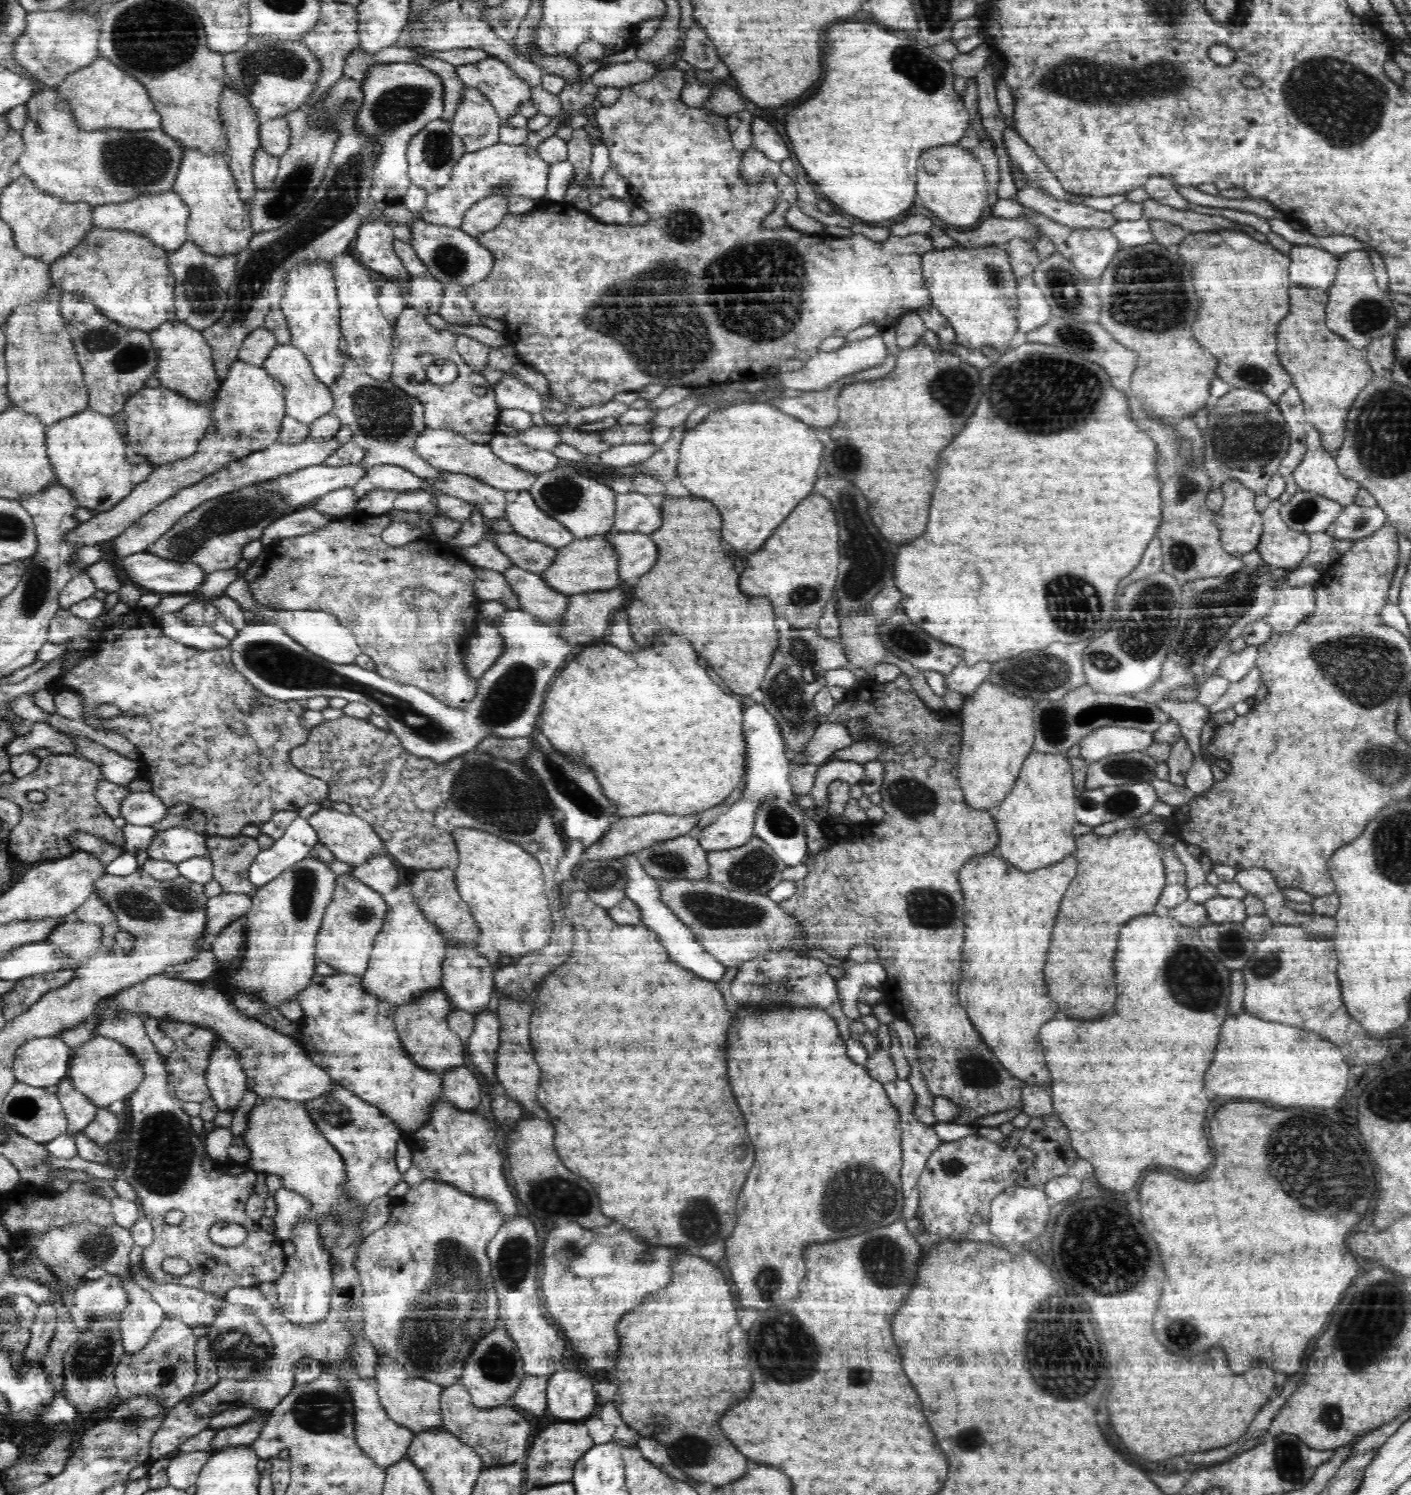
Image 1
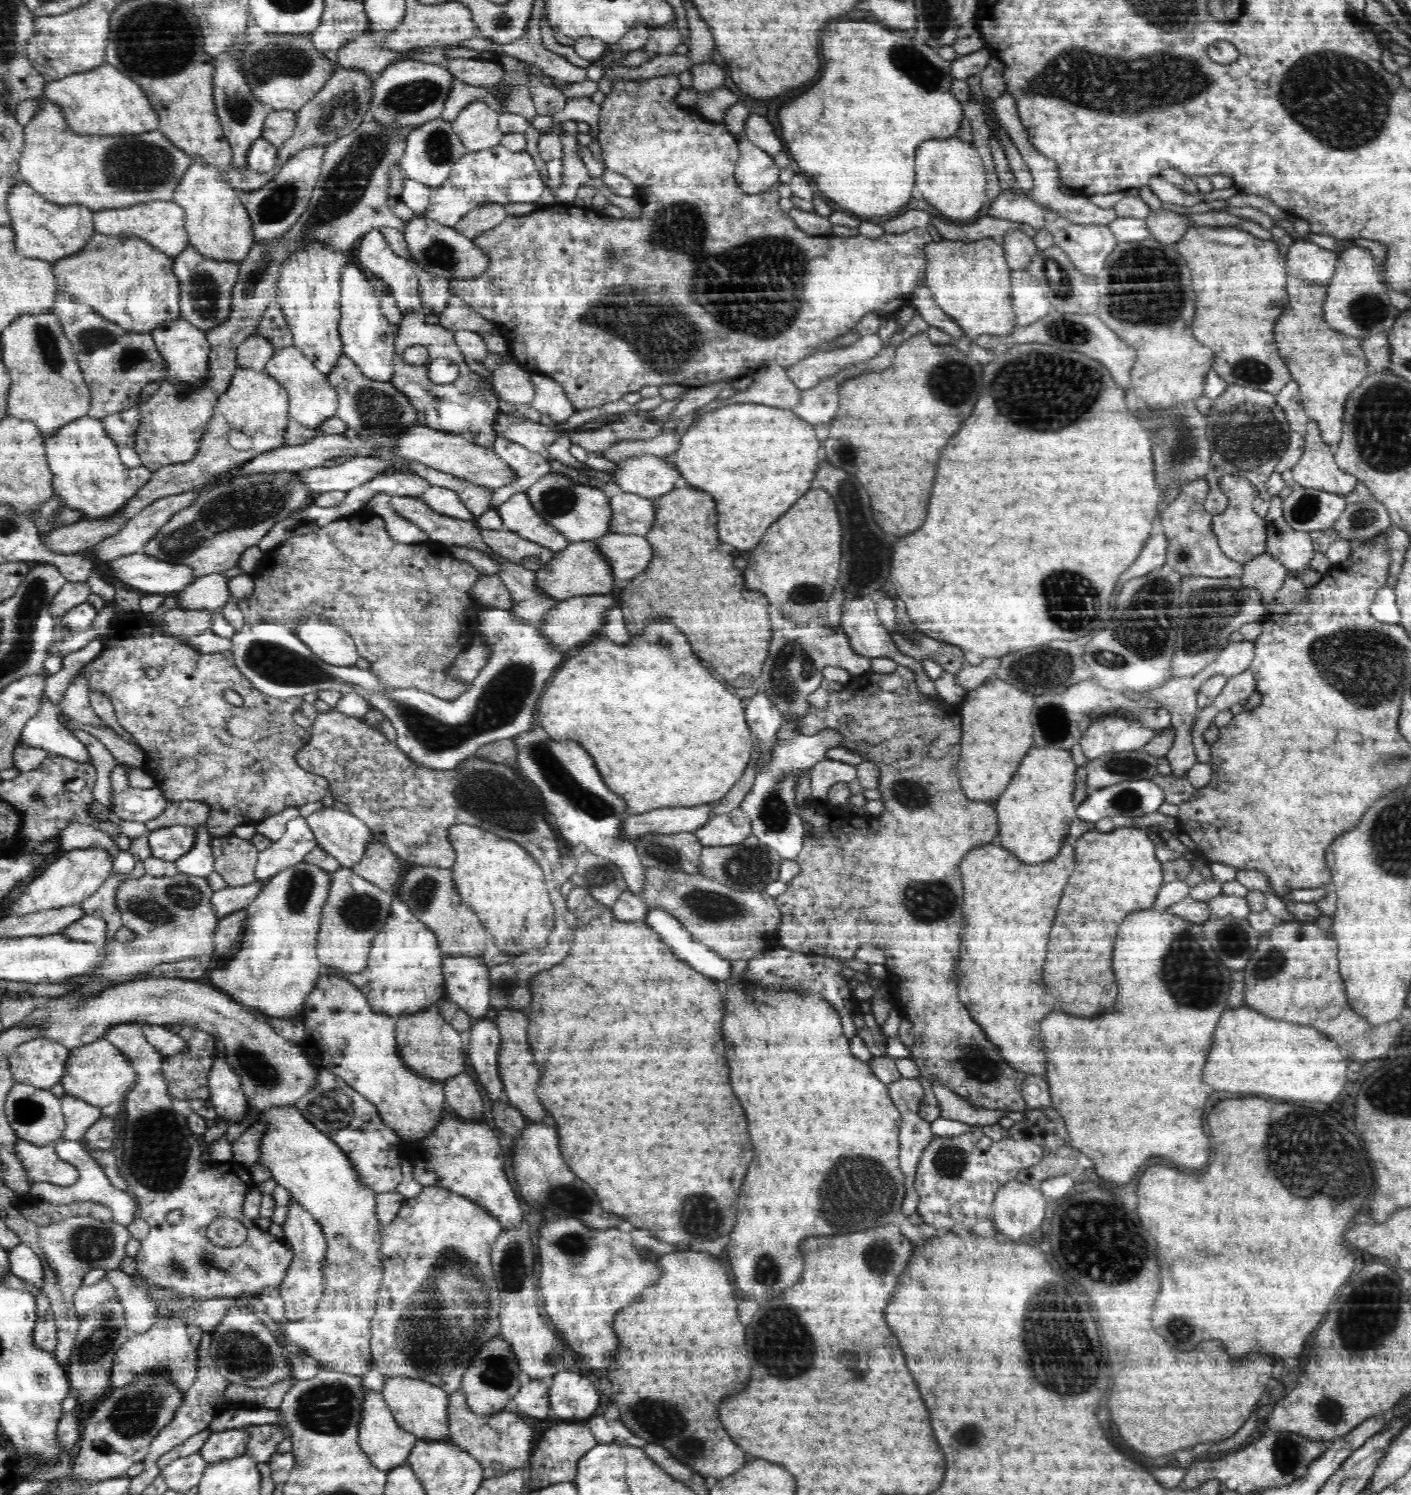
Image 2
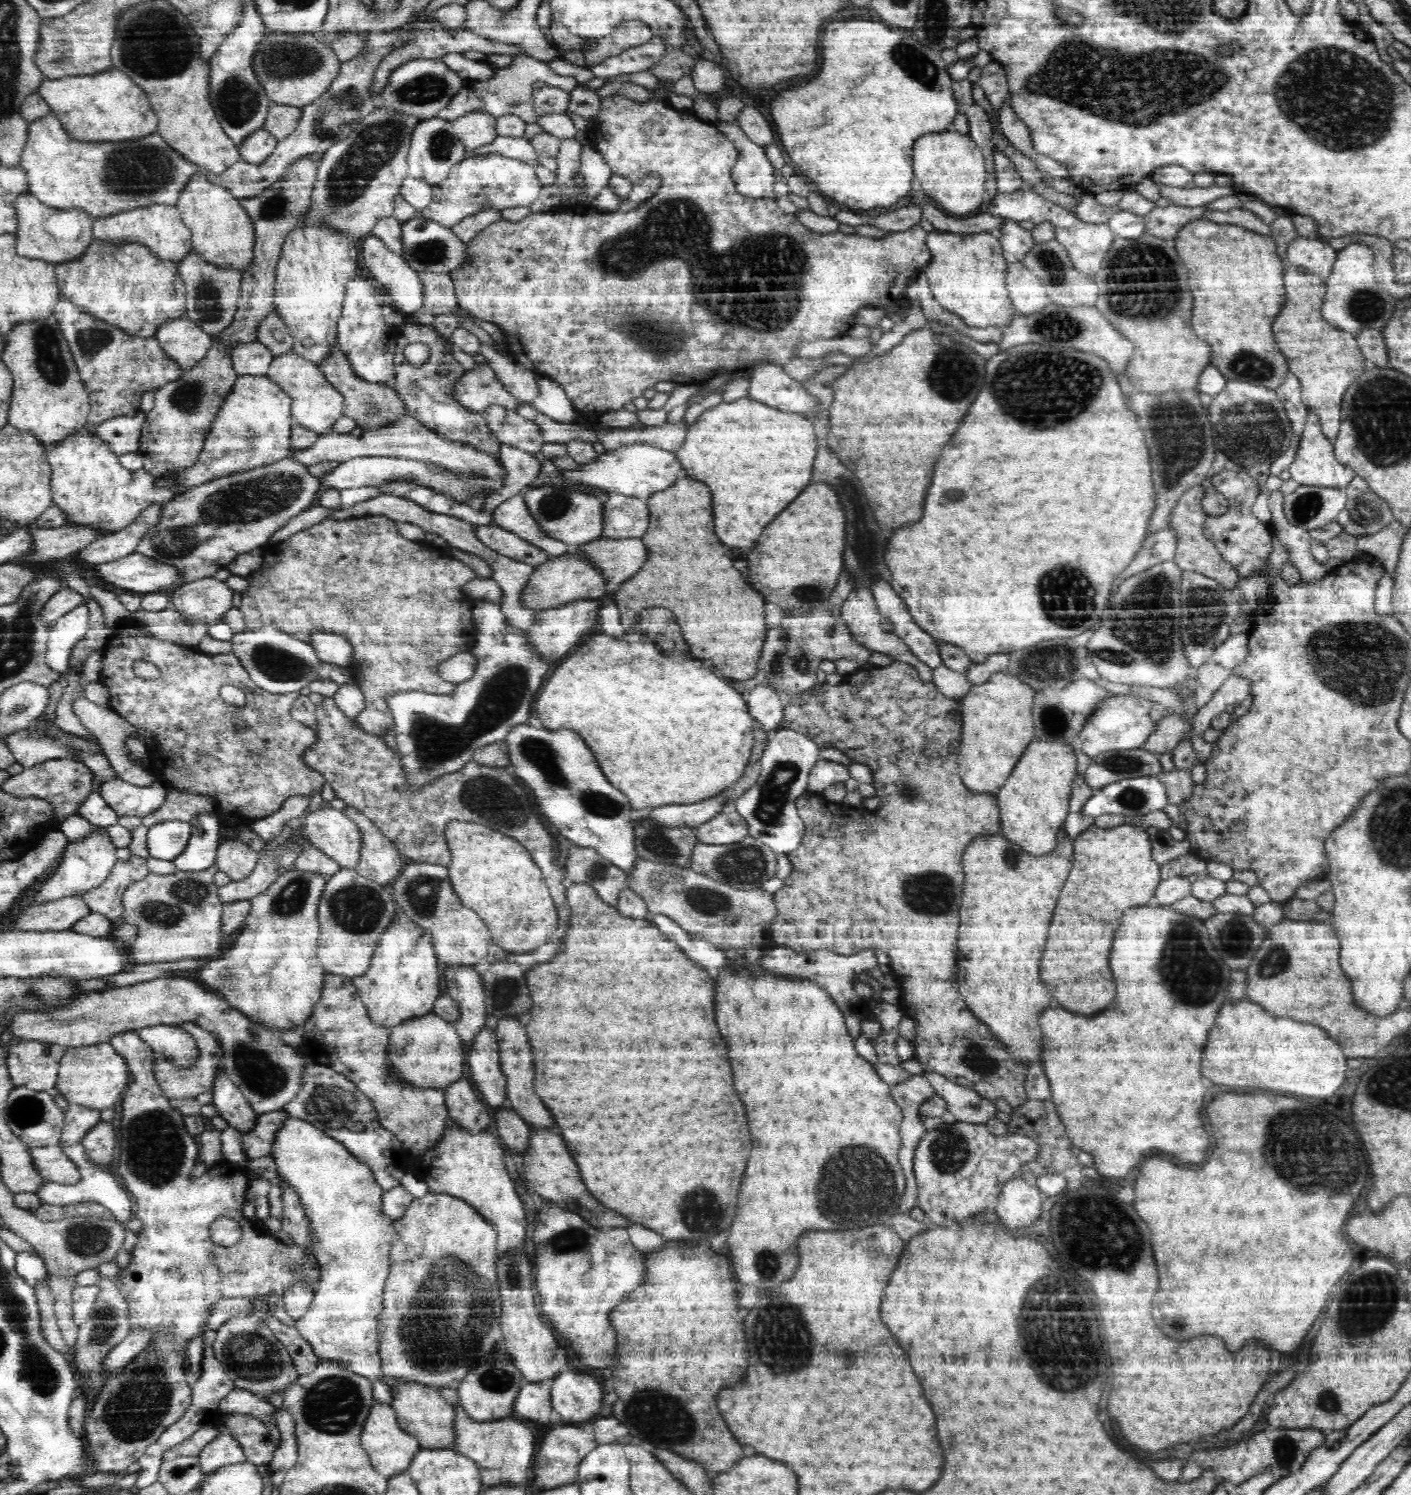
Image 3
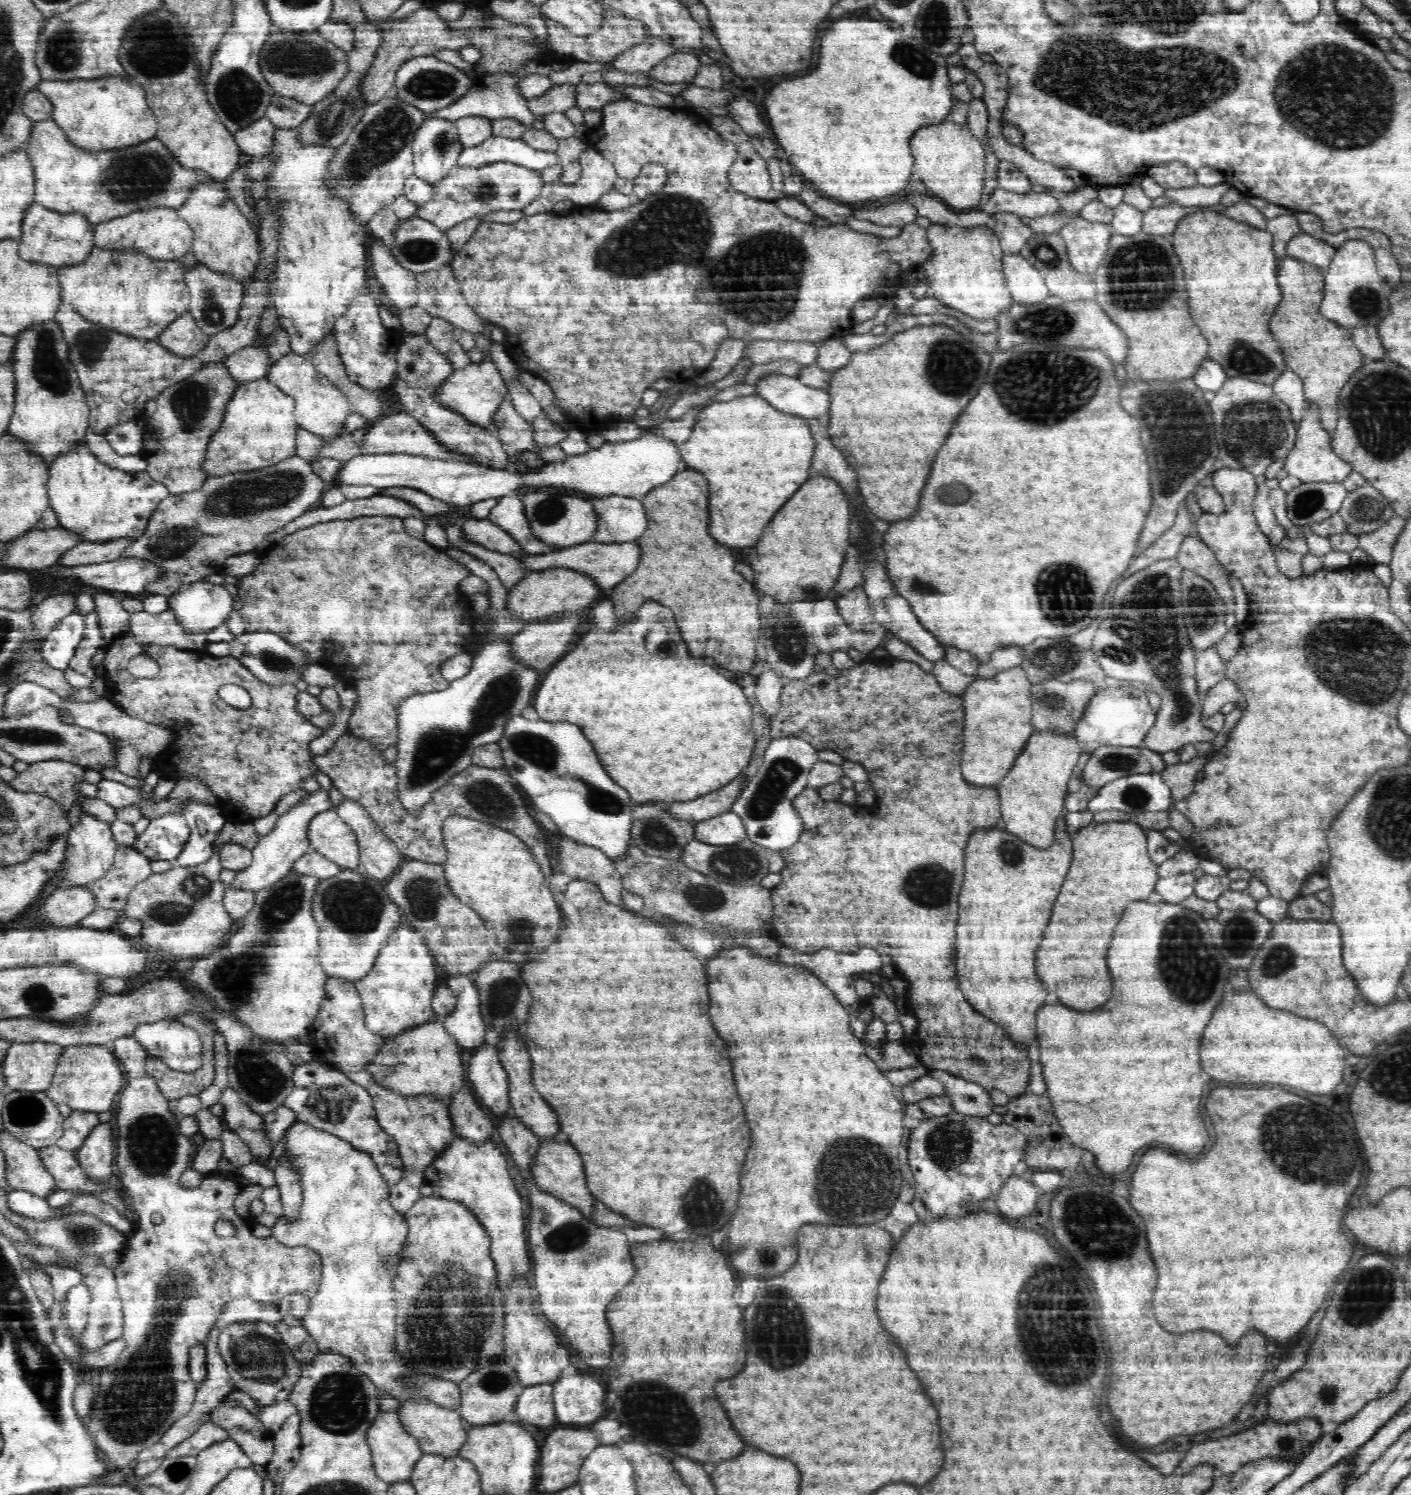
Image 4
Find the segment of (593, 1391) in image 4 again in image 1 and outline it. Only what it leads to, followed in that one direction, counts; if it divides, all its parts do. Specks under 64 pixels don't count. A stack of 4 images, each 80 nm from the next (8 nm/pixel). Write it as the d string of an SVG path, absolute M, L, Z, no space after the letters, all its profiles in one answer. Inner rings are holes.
M563 1370L546 1377L547 1410L558 1418L588 1418L596 1408L594 1384L580 1372Z

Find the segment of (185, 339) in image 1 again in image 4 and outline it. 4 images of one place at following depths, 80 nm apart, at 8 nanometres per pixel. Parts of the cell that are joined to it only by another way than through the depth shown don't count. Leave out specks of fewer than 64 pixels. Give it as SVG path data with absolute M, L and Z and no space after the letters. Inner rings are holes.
M187 311L171 322L156 339L164 348L178 356L194 356L209 340L195 318Z

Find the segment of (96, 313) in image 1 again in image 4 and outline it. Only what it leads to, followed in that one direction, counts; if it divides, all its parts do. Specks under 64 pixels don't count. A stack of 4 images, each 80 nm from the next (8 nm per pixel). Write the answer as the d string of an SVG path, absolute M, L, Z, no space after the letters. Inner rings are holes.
M263 197L255 202L255 210L260 212L259 242L260 260L258 274L252 288L244 290L240 308L240 320L234 327L227 328L217 335L209 337L207 344L194 356L178 356L168 348L164 348L157 340L137 339L112 331L109 328L92 324L84 320L74 307L61 302L58 305L54 320L62 329L64 340L69 348L69 362L77 372L83 394L86 395L90 409L89 427L98 434L106 434L108 430L132 422L138 412L144 410L147 400L156 400L157 396L169 386L202 371L209 365L226 360L233 352L254 345L258 336L258 326L264 312L270 306L270 278L275 278L278 221L267 210Z

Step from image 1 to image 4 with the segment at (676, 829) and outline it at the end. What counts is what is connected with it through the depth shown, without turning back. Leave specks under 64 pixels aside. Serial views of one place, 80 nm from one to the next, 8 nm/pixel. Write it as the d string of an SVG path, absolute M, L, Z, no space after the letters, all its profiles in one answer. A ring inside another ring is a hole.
M743 772L718 790L696 797L694 800L670 804L670 811L676 817L682 817L693 824L708 820L710 817L718 816L730 810L731 804L736 802L738 795L744 790L746 782L748 782L748 779Z

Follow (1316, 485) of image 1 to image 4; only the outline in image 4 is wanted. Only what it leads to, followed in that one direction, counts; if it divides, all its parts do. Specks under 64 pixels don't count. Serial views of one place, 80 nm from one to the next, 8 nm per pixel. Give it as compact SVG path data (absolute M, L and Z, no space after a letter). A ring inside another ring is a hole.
M1310 403L1304 410L1302 420L1297 427L1297 441L1294 448L1283 459L1283 468L1289 475L1299 478L1301 482L1344 482L1352 474L1353 466L1342 460L1333 451L1332 434L1321 423L1317 404Z

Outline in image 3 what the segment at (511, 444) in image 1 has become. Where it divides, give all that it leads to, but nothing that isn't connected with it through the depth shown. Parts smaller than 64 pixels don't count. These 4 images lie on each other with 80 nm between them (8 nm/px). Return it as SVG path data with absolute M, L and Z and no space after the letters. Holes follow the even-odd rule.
M501 443L500 462L506 468L505 486L500 491L493 492L484 500L482 511L493 512L511 495L524 493L528 486L542 474L542 464L532 455L532 453L517 449L510 445Z

